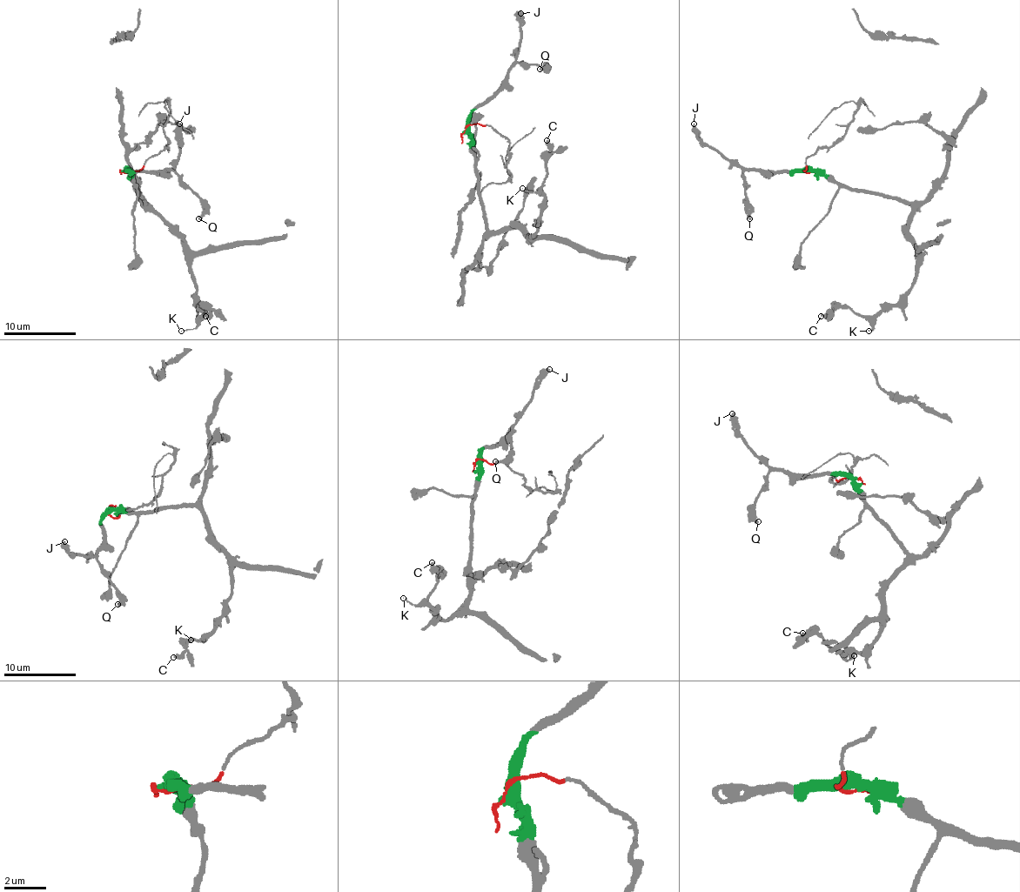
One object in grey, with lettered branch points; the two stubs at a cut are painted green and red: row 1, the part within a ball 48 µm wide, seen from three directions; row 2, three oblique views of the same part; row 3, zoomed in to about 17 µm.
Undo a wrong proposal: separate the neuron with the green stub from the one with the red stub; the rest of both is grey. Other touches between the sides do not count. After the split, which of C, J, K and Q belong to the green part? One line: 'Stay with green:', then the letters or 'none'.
Stay with green: C, J, K, Q

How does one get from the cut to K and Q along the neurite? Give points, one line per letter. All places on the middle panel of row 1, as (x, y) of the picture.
K: (466, 127), (485, 223), (490, 231), (517, 229), (532, 236), (537, 231), (544, 197), (522, 189)
Q: (466, 127), (466, 118), (499, 88), (517, 63), (544, 66), (539, 70)

